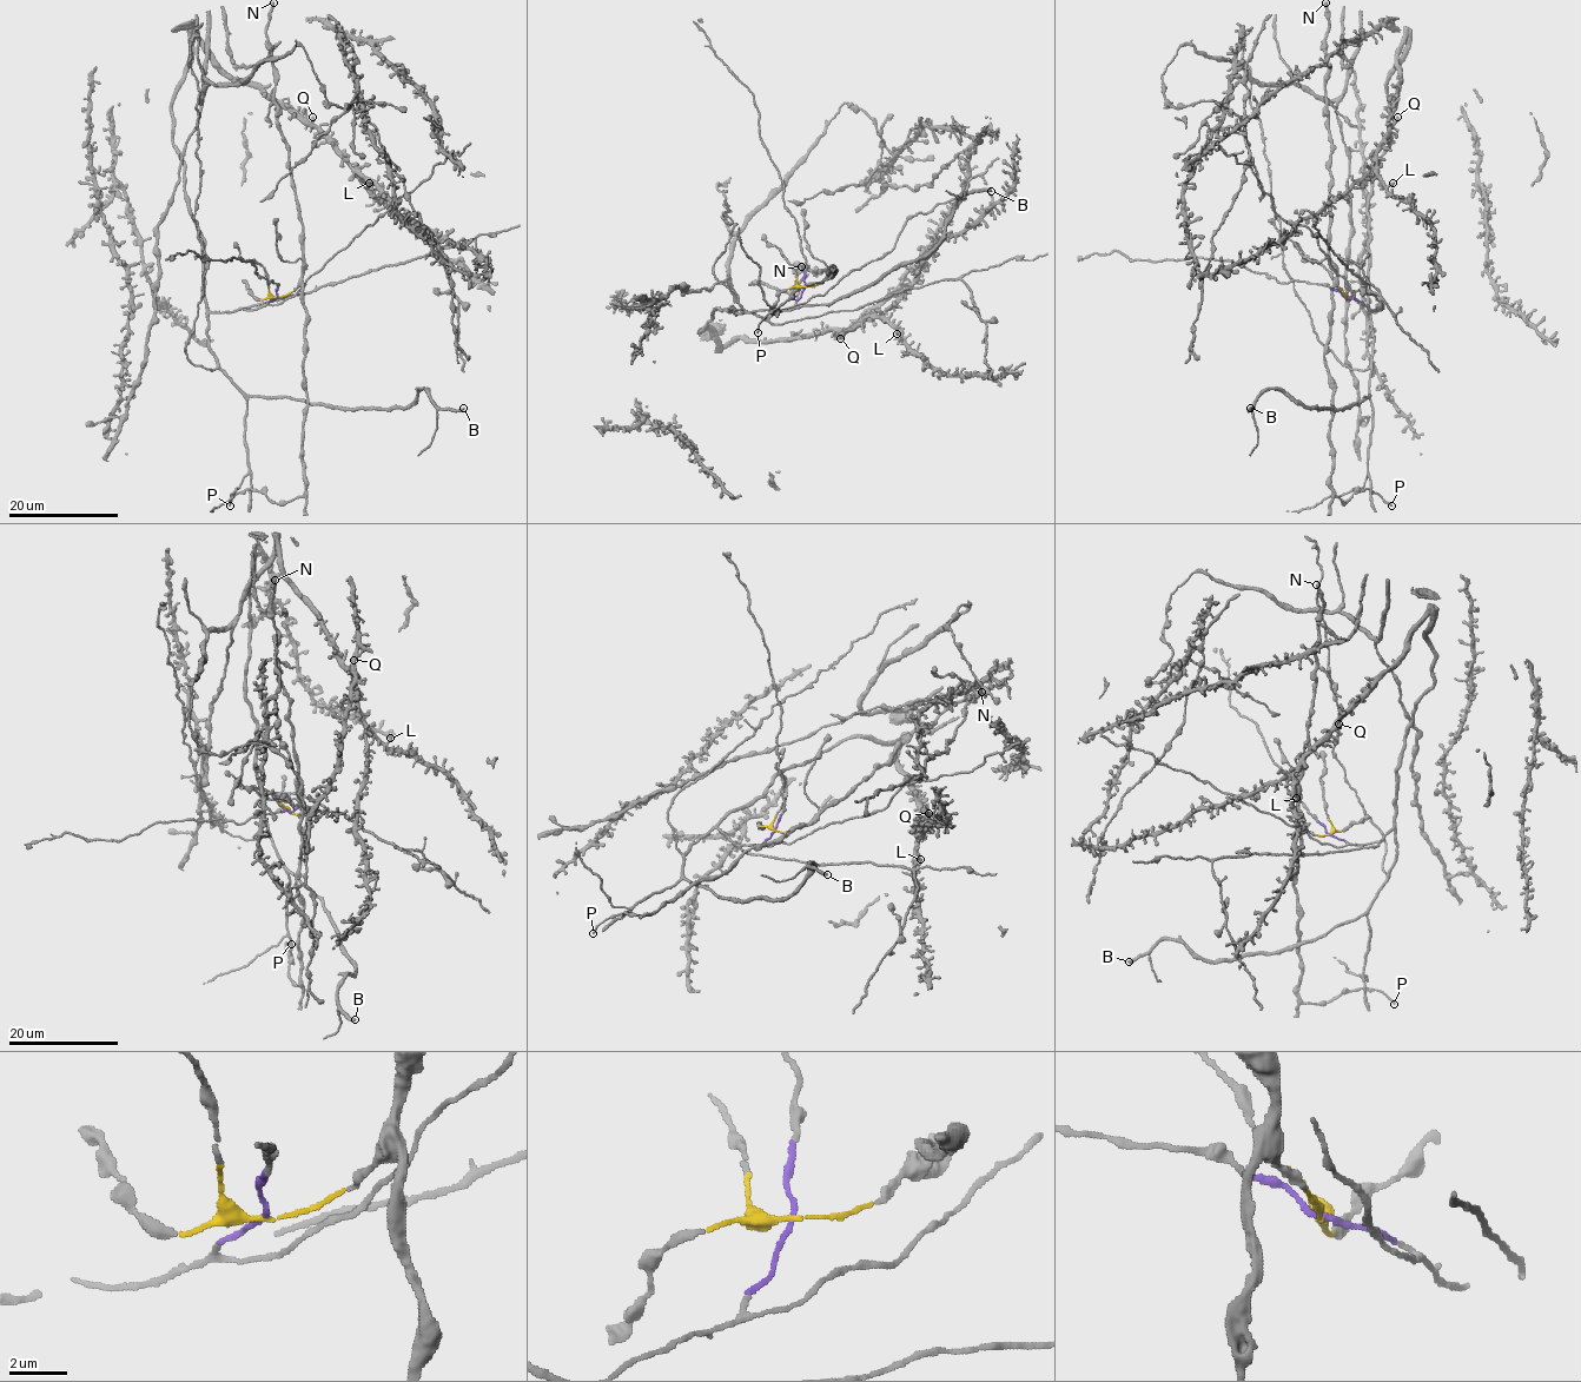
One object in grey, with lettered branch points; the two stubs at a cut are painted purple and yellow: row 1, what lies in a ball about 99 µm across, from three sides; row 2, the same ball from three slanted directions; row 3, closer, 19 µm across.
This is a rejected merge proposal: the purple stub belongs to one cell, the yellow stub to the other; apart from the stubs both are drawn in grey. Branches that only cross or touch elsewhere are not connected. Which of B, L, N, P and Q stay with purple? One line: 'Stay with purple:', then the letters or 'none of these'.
Stay with purple: B, L, Q

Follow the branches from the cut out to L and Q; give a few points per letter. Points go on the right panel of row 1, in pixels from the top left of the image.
L: (1345, 297), (1377, 309), (1368, 199), (1407, 39), (1377, 153), (1377, 177), (1394, 182)
Q: (1345, 297), (1377, 309), (1365, 292), (1368, 199), (1389, 144), (1387, 80), (1407, 39), (1389, 121), (1397, 116)

